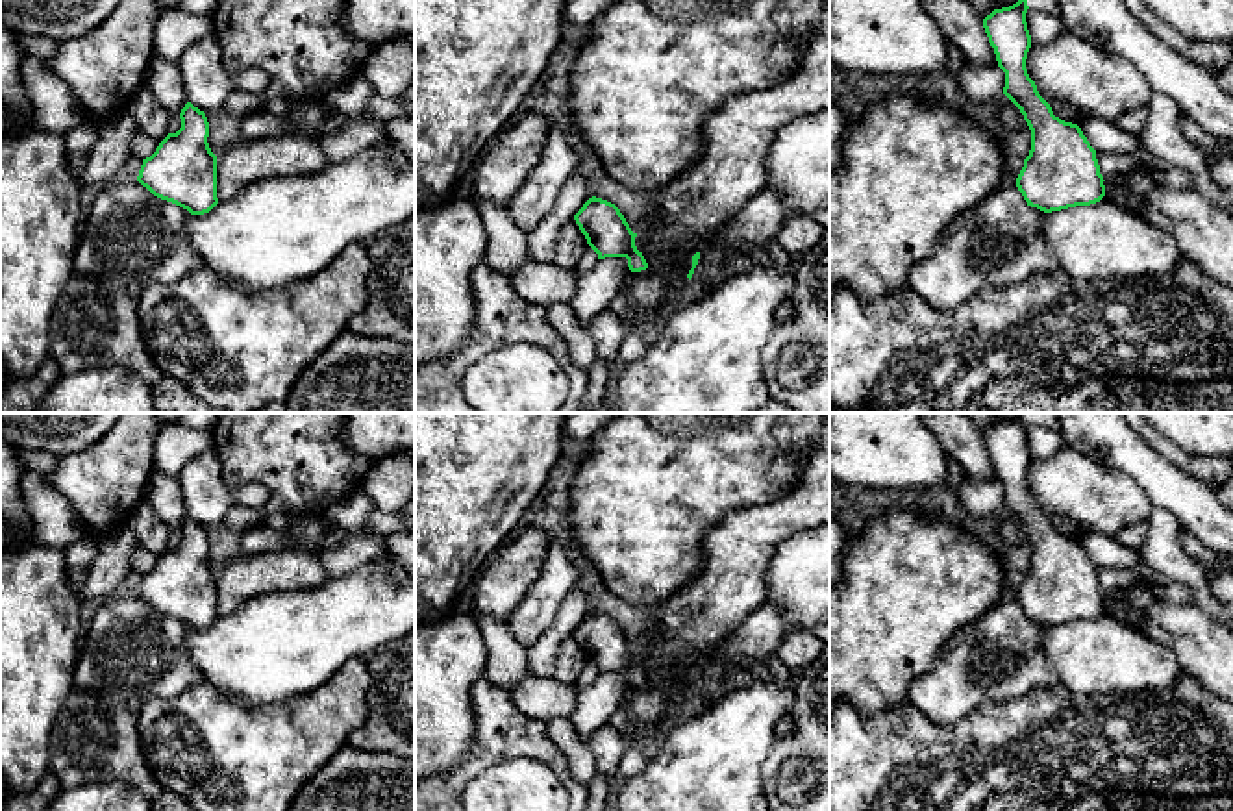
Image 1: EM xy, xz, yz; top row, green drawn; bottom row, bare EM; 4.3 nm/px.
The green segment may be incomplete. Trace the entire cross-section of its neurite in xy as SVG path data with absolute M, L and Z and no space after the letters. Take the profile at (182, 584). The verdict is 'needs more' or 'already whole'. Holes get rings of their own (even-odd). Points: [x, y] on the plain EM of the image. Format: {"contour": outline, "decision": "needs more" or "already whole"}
{"contour": "M191 517L180 528L181 543L168 548L156 567L143 574L137 596L154 611L191 630L209 628L217 618L217 570L211 567L209 537Z", "decision": "already whole"}

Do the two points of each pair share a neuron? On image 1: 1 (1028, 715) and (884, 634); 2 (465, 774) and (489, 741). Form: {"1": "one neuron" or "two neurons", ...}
{"1": "two neurons", "2": "one neuron"}

